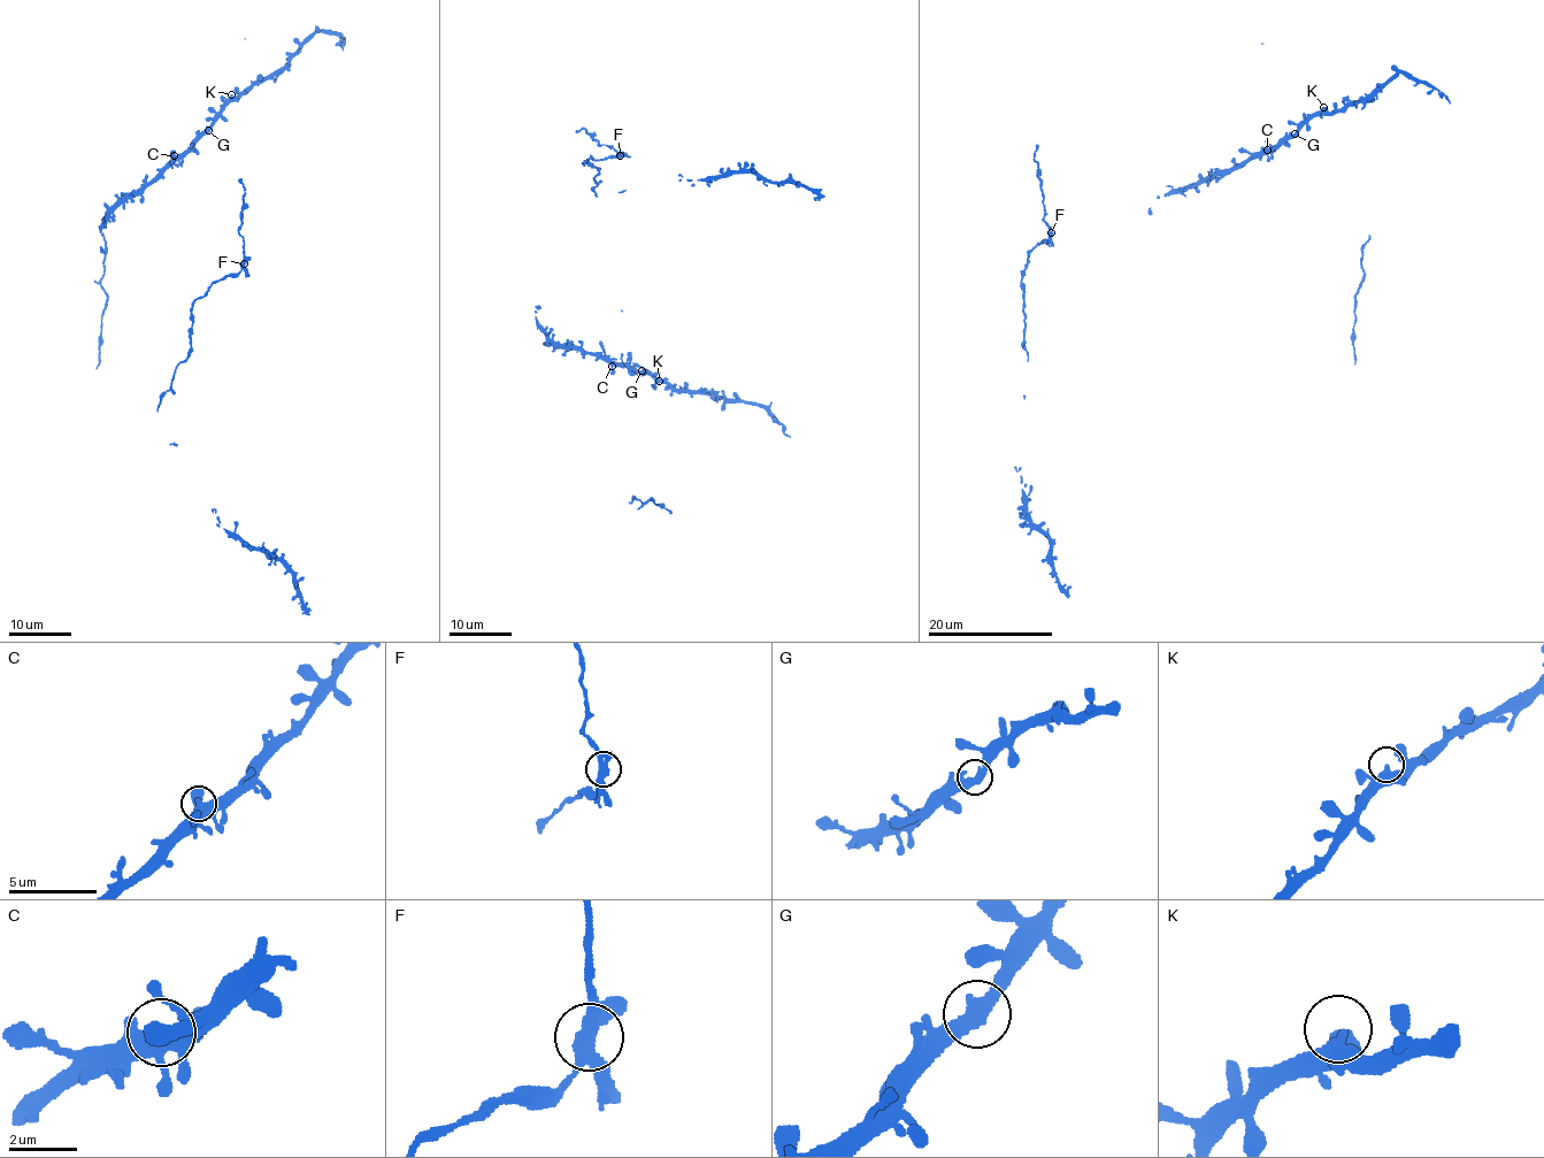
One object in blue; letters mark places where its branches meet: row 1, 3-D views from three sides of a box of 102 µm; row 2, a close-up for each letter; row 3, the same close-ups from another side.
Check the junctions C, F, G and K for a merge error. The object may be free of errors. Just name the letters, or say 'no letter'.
F

